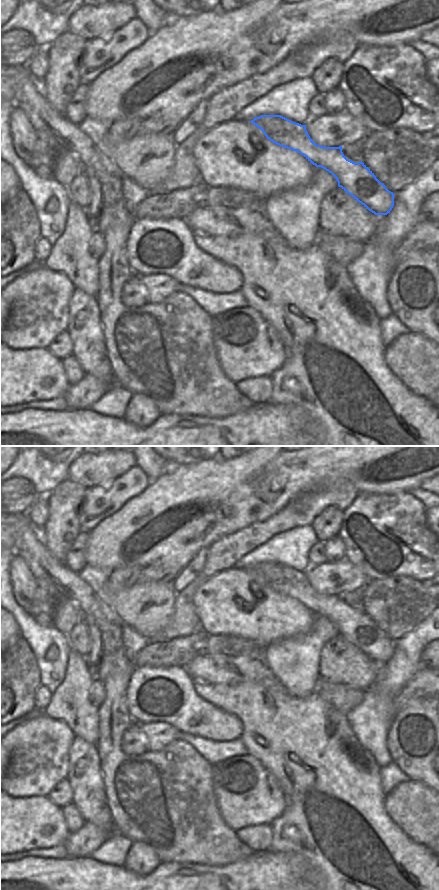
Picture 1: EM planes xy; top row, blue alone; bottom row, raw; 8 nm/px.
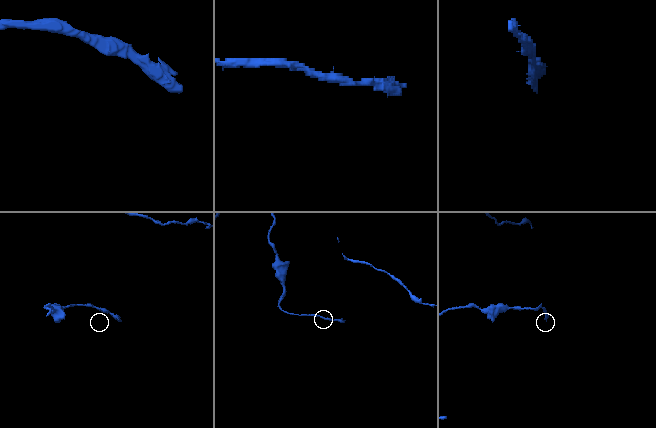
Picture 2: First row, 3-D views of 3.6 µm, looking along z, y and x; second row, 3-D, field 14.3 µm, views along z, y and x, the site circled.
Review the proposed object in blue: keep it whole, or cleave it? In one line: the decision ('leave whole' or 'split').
leave whole

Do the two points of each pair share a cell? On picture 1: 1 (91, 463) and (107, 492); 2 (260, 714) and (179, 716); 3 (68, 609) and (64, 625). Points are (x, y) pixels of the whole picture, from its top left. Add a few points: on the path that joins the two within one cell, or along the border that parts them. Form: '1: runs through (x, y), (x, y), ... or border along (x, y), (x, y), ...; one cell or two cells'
1: border along (123, 473), (108, 484), (89, 486), (86, 489); two cells
2: border along (211, 704), (234, 715), (241, 722), (240, 737); two cells
3: runs through (68, 613), (64, 621); one cell

